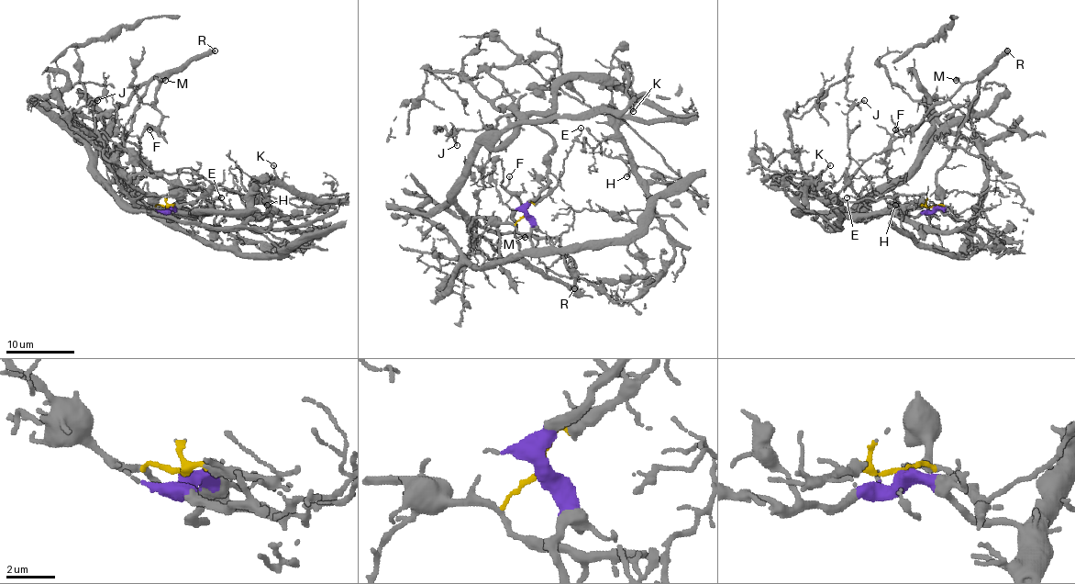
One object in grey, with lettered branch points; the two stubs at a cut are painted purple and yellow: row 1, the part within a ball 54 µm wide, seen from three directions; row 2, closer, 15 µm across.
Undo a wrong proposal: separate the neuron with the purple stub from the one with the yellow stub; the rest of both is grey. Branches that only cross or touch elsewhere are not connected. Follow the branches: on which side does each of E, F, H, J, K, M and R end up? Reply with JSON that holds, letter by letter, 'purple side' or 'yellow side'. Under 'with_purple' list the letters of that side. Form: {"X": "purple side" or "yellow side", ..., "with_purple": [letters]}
{"E": "yellow side", "F": "yellow side", "H": "purple side", "J": "purple side", "K": "purple side", "M": "yellow side", "R": "yellow side", "with_purple": ["H", "J", "K"]}

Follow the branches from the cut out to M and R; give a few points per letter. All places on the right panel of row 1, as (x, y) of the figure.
M: (933, 206), (943, 204), (936, 172), (950, 153), (977, 94), (977, 76), (972, 81), (955, 80)
R: (933, 206), (943, 204), (936, 172), (950, 153), (977, 94), (979, 78), (1008, 50)

